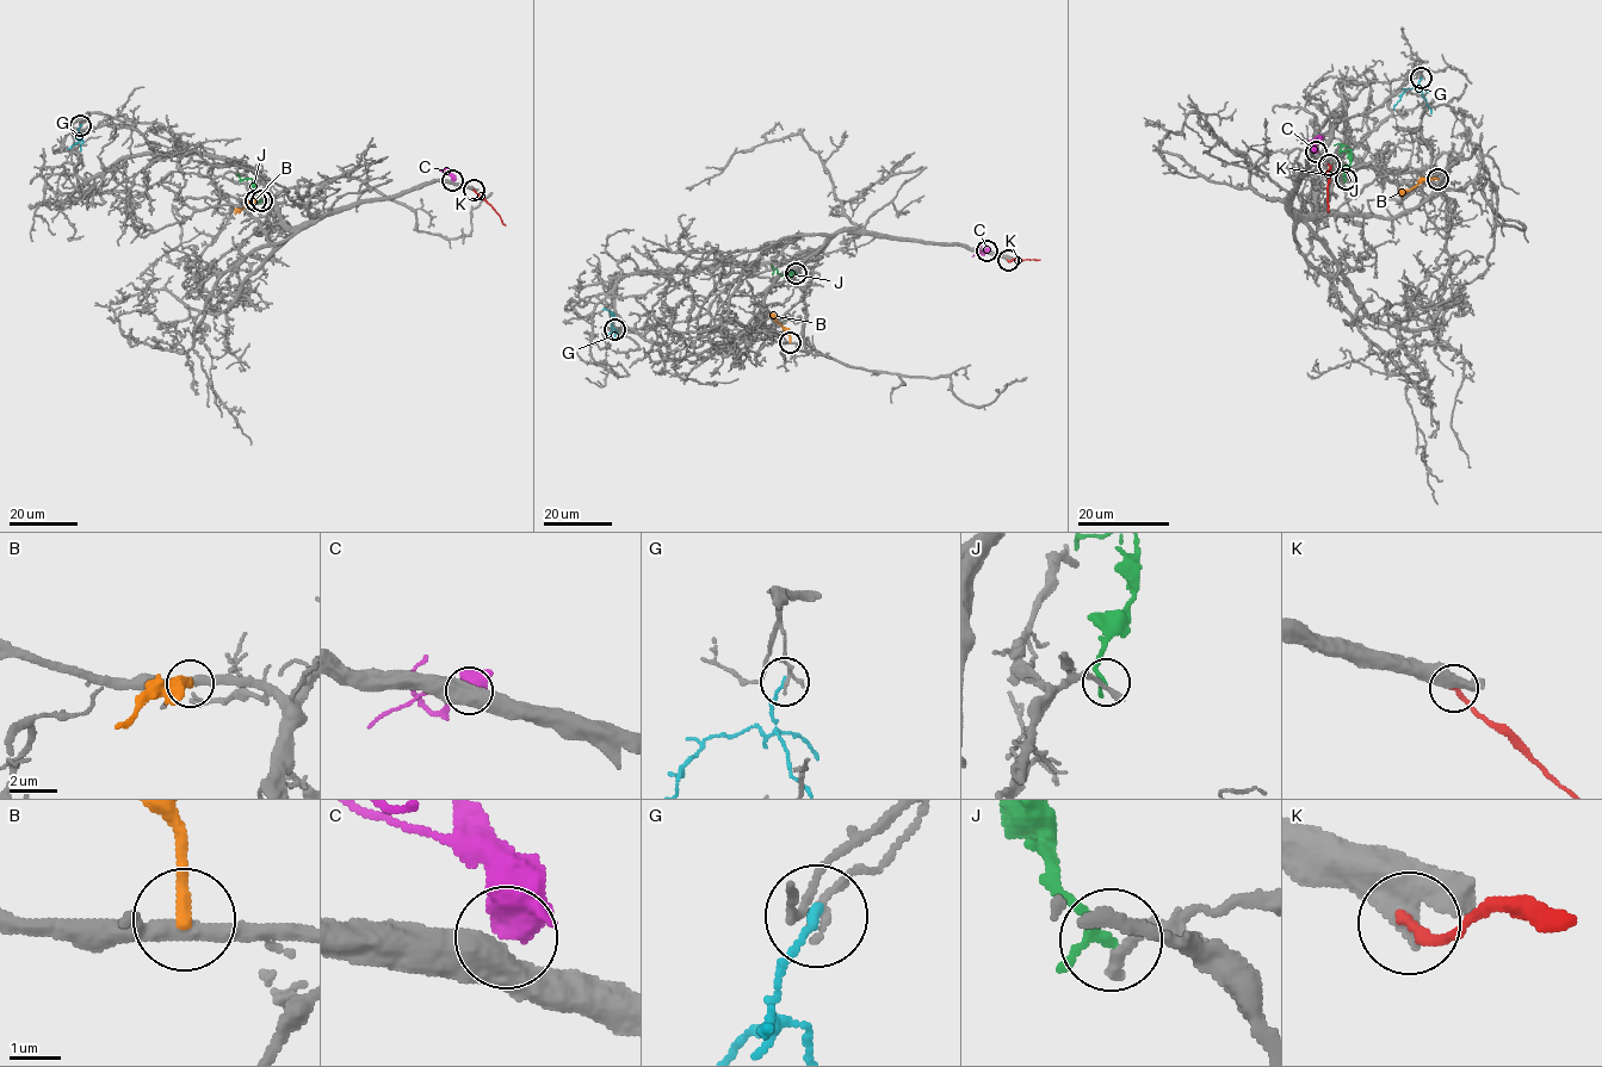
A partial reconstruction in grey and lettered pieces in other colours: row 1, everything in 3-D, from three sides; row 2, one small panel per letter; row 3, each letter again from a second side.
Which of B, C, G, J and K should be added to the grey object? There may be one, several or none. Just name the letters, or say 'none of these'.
none of these

